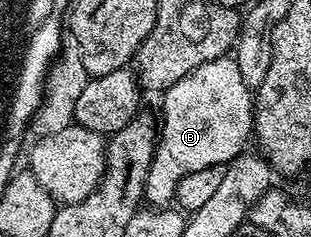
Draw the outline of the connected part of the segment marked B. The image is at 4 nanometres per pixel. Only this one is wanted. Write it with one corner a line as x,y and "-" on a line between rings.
234,57
209,60
193,68
187,76
167,88
162,98
163,118
161,114
153,164
145,184
146,201
155,208
163,208
175,202
177,184
189,176
189,172
201,172
201,168
227,164
238,157
247,146
247,138
249,142
253,134
253,90
245,84
245,80
241,80
241,68
237,68

